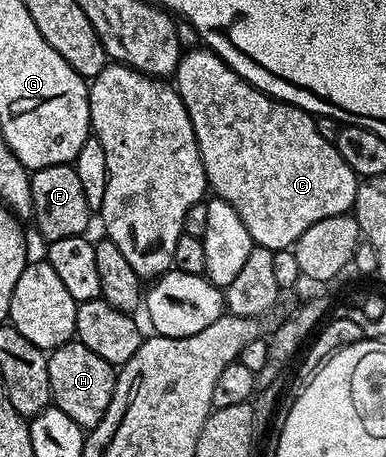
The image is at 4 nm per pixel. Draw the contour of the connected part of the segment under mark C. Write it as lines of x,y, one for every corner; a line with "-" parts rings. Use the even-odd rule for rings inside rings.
198,45
177,62
175,86
195,129
208,190
239,213
254,244
271,252
292,248
315,221
352,212
358,175
339,157
330,140
319,137
315,118
290,103
264,95
232,71
214,51

